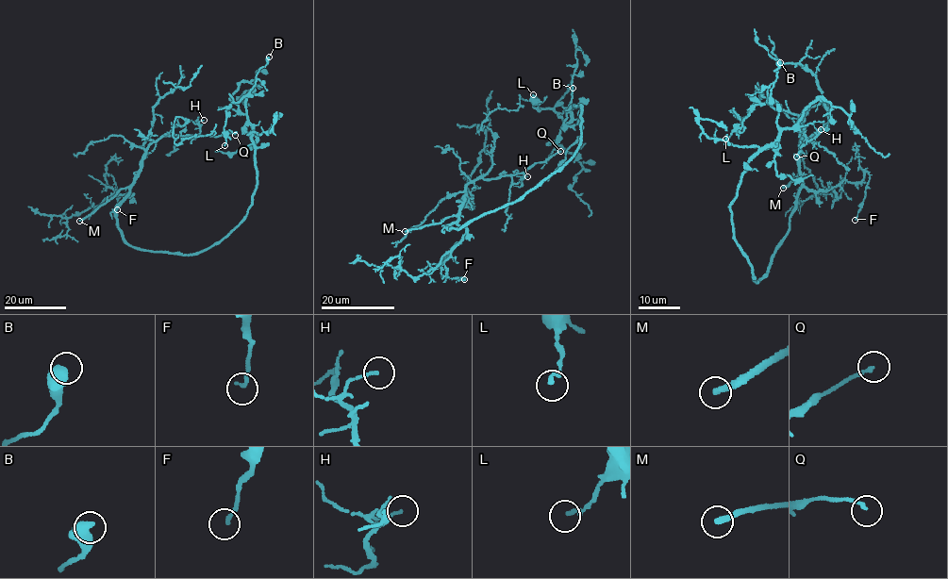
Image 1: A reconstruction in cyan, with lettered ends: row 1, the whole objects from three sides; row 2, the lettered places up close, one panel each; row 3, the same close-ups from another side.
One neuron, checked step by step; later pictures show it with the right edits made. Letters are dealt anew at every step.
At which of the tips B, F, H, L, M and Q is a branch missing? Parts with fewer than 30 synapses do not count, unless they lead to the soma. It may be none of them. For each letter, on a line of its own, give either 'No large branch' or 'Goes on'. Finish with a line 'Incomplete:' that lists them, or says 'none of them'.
B: No large branch
F: No large branch
H: No large branch
L: No large branch
M: Goes on
Q: No large branch
Incomplete: M

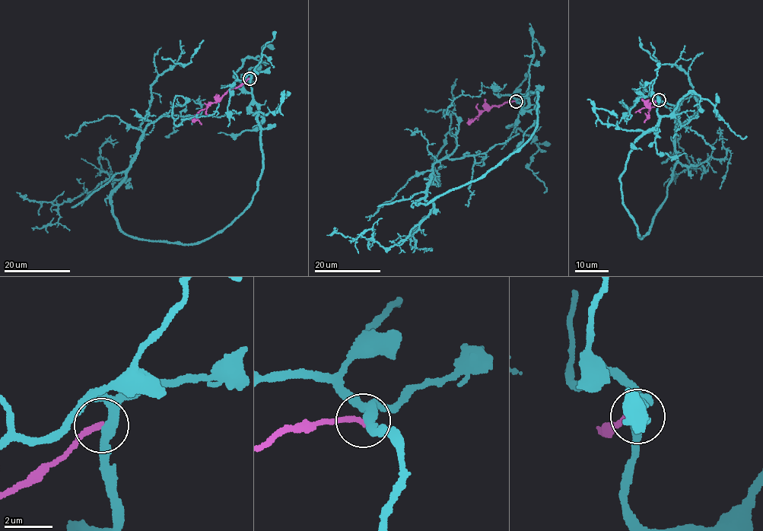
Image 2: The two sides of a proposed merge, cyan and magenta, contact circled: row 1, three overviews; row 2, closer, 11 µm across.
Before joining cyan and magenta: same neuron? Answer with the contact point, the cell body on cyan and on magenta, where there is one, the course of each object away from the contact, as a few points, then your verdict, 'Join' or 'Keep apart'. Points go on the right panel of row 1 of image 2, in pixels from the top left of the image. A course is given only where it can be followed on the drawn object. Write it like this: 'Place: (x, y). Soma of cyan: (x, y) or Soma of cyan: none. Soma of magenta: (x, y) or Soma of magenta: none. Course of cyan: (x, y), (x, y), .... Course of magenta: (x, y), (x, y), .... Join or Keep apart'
Place: (659, 100). Soma of cyan: none. Soma of magenta: none. Course of cyan: (658, 100), (658, 122), (620, 177), (642, 238), (677, 159), (675, 111), (640, 82), (629, 111), (623, 100). Course of magenta: (659, 100), (648, 105), (649, 115), (643, 122). Keep apart

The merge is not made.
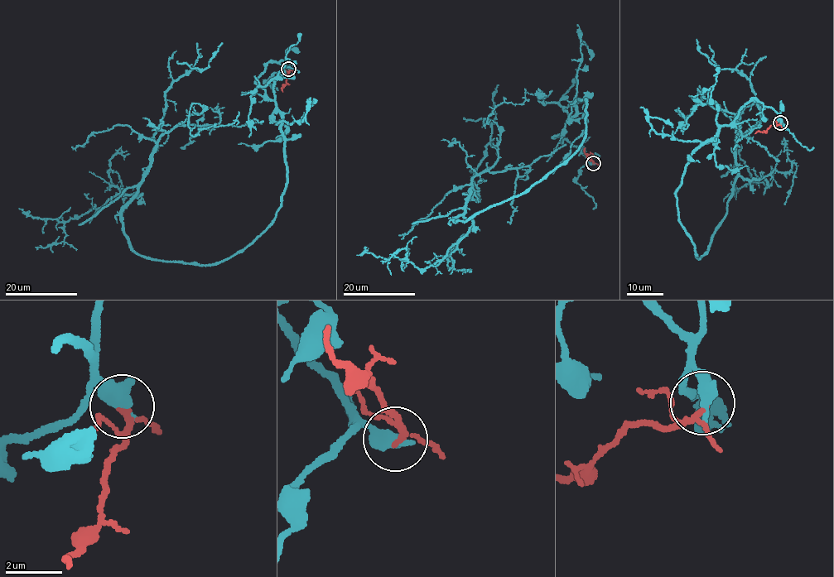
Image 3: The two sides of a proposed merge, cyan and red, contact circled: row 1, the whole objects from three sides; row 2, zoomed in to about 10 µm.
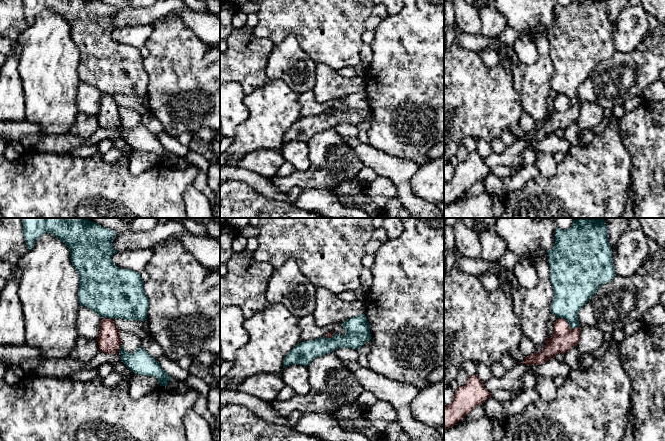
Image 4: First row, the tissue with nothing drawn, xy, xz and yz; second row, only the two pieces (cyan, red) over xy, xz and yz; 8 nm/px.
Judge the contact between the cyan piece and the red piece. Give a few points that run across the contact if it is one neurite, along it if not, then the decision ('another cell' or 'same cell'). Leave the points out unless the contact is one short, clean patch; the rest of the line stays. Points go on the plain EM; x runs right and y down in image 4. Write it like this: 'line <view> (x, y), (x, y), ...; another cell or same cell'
another cell

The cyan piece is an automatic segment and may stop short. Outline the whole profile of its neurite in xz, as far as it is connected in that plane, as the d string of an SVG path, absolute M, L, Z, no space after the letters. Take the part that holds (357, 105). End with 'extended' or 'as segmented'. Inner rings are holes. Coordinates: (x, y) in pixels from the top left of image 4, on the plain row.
M364 89L342 99L345 111L334 108L331 114L325 112L301 118L293 123L284 135L283 145L292 140L308 142L315 134L334 128L338 124L360 125L372 115L367 94Z | as segmented

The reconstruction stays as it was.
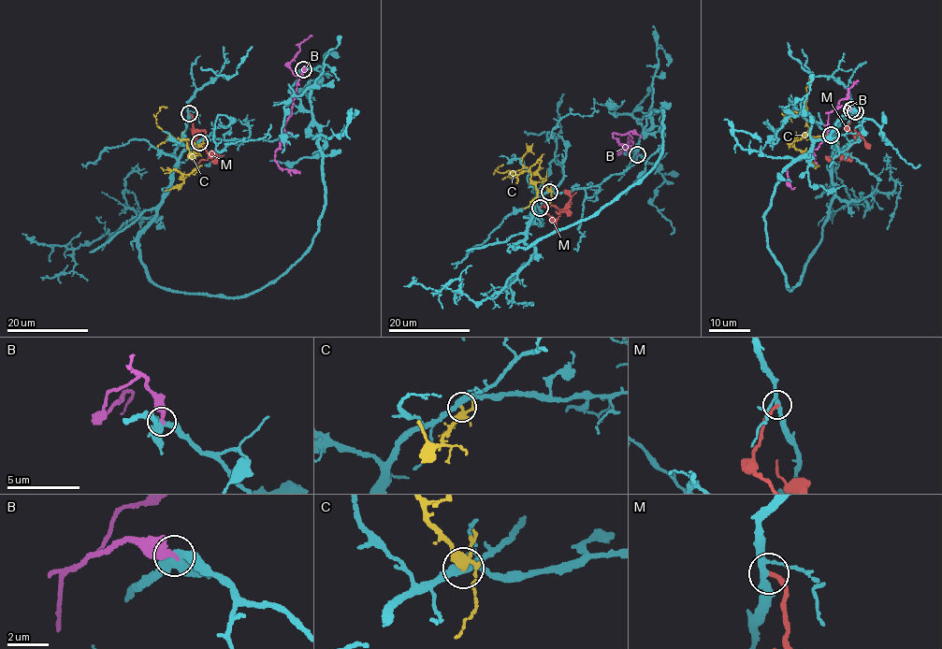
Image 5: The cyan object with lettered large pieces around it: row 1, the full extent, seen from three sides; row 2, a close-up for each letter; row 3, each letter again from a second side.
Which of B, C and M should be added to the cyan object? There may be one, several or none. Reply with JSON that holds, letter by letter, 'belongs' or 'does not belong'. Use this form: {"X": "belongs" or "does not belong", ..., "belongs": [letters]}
{"B": "does not belong", "C": "does not belong", "M": "does not belong", "belongs": []}

